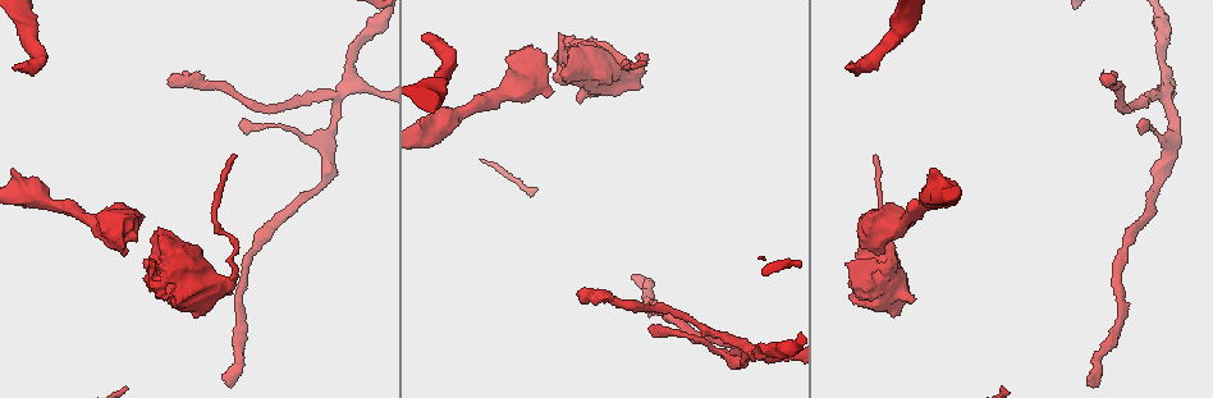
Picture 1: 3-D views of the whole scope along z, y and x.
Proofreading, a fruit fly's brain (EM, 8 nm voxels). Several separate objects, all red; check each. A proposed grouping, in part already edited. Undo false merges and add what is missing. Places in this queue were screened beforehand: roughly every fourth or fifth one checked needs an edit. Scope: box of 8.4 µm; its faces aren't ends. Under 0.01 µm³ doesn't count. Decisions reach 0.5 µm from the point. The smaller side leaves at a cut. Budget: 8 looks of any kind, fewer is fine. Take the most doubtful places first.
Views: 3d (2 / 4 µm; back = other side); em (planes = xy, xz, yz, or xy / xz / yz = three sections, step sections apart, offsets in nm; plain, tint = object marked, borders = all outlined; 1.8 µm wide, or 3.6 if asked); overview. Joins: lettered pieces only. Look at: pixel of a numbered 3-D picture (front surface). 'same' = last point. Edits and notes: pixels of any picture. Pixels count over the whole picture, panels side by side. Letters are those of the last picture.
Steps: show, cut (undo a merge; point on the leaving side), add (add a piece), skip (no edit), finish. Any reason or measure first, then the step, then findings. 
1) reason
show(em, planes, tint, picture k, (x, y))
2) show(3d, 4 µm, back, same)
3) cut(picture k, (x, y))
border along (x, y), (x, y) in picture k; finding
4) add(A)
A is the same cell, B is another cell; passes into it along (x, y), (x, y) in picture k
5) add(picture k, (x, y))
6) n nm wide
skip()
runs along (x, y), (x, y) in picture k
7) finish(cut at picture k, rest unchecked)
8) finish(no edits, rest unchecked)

four arms meet
show(em, yz, step 8, tint, picture 1, (343, 93))

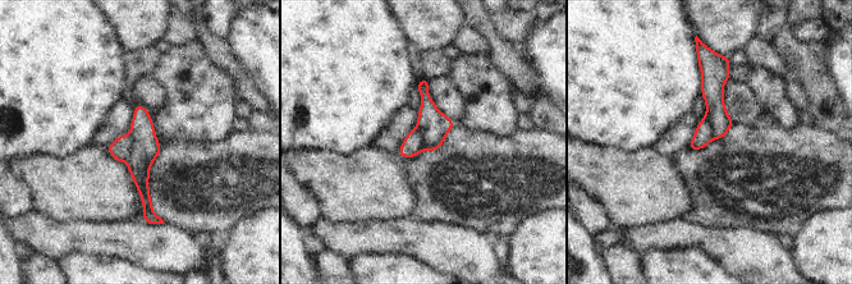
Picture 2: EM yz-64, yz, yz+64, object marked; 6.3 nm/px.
show(em, yz, step 8, borders, same)

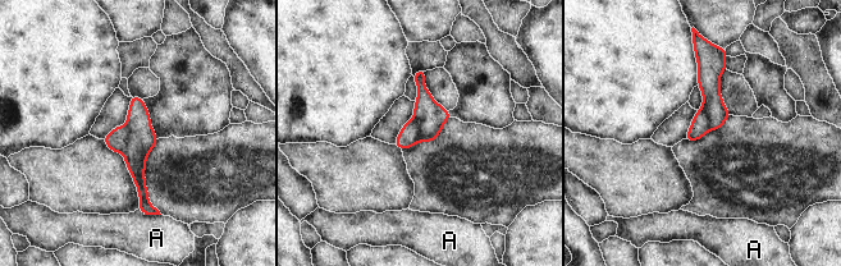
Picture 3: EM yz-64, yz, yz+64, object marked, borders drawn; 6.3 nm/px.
cut(picture 3, (115, 140))
A is another cell; border along (126, 125), (127, 141), (122, 152) in picture 3; two cells meet here

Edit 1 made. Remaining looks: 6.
show(em, 3.6 µm, planes, borders, picture 1, (849, 69))

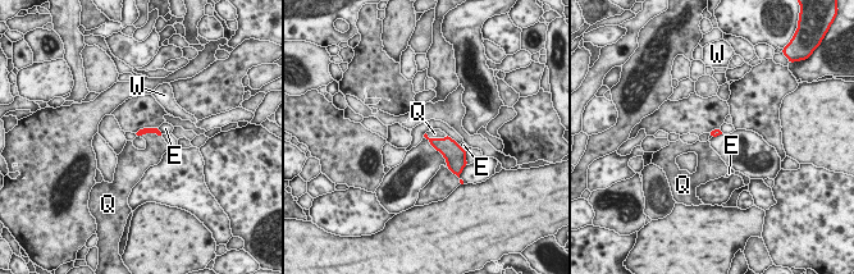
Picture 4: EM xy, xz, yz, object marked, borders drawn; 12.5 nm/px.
add(Q)
Q is the same cell, E and W are other cells; passes into it along (138, 133), (151, 132), (156, 146) in picture 4; the cell continues

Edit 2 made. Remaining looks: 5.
show(overview)

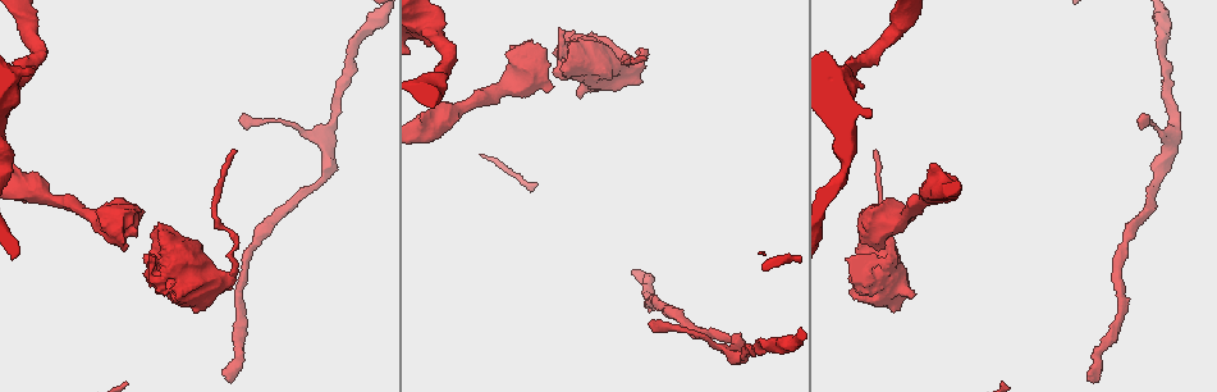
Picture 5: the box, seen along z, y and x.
abrupt turn
show(3d, 2 µm, picture 5, (644, 64))

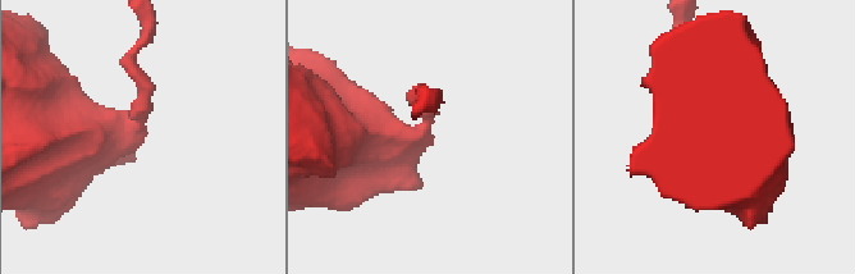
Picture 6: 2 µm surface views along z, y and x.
show(em, planes, borders, picture 6, (140, 112))

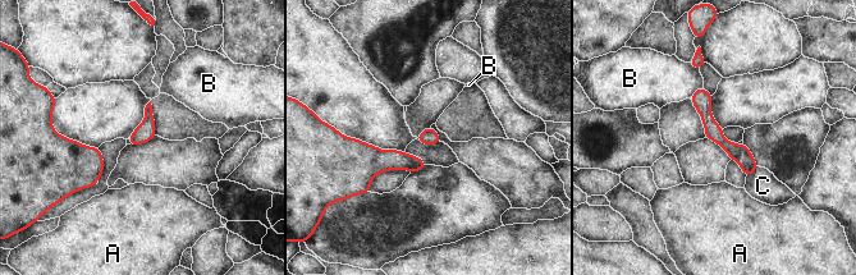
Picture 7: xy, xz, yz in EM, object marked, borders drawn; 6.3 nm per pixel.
cut(picture 7, (713, 131))
A, B and C are other cells; the part that leaves runs along (700, 91), (709, 124), (732, 155) in picture 7; a second cell is stuck on

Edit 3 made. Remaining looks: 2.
finish(cut at picture 3, add at picture 4, cut at picture 7, rest unchecked)

